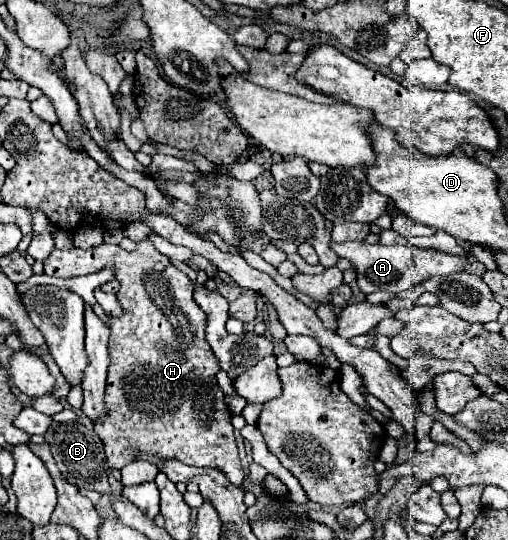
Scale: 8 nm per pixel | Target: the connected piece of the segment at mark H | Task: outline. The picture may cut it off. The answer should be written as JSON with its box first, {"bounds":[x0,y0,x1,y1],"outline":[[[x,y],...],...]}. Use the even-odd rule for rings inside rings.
{"bounds":[45,239,243,488],"outline":[[[149,239],[139,241],[135,251],[125,251],[119,245],[99,245],[93,249],[55,249],[45,259],[45,273],[51,277],[69,279],[85,269],[103,269],[111,267],[115,279],[121,283],[117,299],[123,305],[125,313],[119,319],[111,319],[111,337],[109,337],[109,357],[111,365],[107,371],[107,389],[105,389],[105,409],[107,417],[95,421],[95,433],[105,445],[107,463],[111,468],[121,470],[127,463],[137,461],[135,451],[145,451],[159,455],[163,459],[177,459],[193,467],[217,467],[221,469],[231,483],[242,488],[243,471],[237,457],[237,443],[233,437],[231,411],[225,403],[225,395],[217,385],[219,363],[213,355],[207,339],[207,315],[193,299],[193,287],[189,277],[179,271],[165,255],[161,255]]]}

